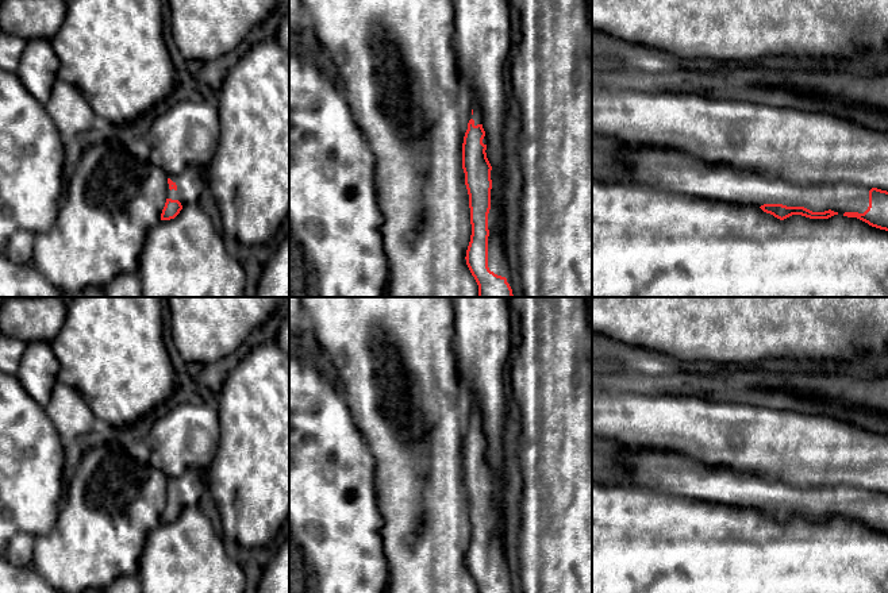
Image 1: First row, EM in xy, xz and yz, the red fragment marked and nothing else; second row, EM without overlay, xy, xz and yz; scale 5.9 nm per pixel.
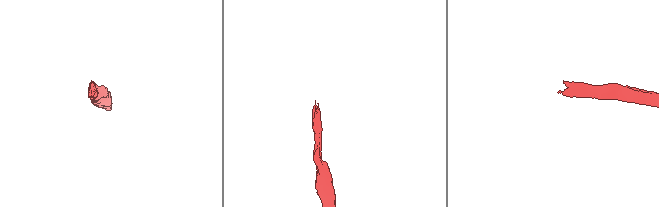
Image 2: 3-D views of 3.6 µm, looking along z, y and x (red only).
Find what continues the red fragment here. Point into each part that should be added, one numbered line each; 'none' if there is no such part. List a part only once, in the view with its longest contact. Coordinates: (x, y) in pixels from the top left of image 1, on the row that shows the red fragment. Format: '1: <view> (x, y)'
1: xz (496, 258)

